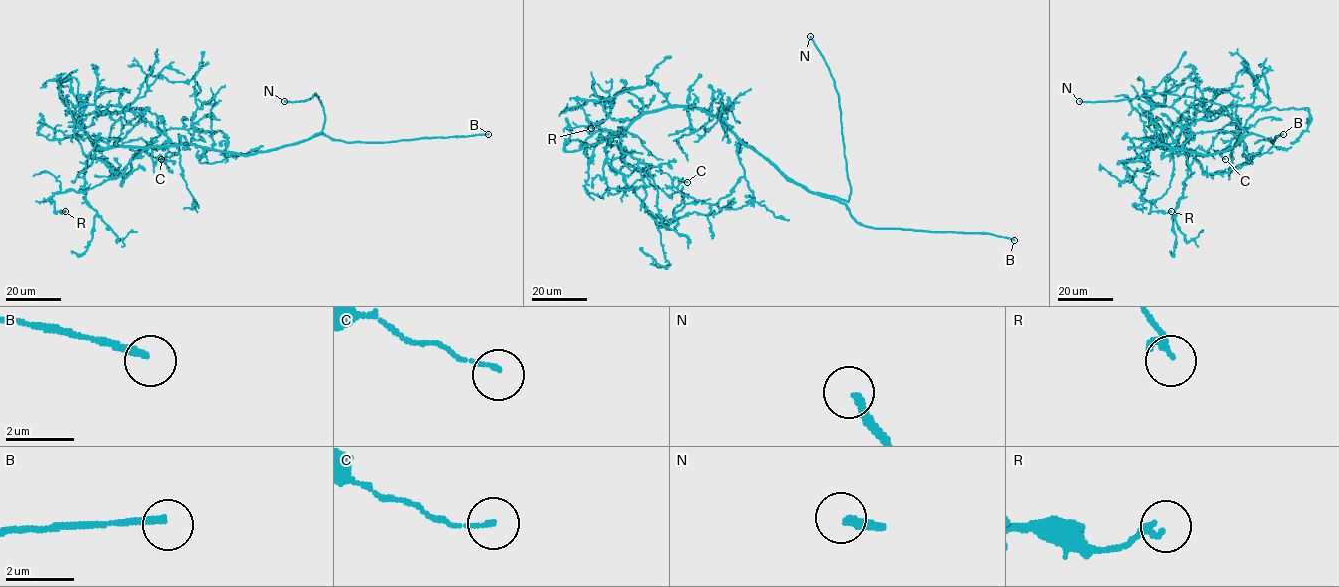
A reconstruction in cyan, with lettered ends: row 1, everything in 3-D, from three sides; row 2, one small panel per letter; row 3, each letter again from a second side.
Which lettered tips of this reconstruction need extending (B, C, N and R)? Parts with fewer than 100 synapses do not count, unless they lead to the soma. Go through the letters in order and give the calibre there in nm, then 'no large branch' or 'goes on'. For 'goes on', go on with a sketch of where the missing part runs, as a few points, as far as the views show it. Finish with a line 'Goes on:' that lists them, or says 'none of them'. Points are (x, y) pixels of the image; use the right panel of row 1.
B: 190 nm | goes on | (1283, 134), (1283, 111), (1273, 124), (1259, 119), (1228, 144), (1218, 188), (1181, 207), (1145, 190), (1152, 164)
C: 100 nm | no large branch
N: 240 nm | no large branch
R: 190 nm | no large branch
Goes on: B

